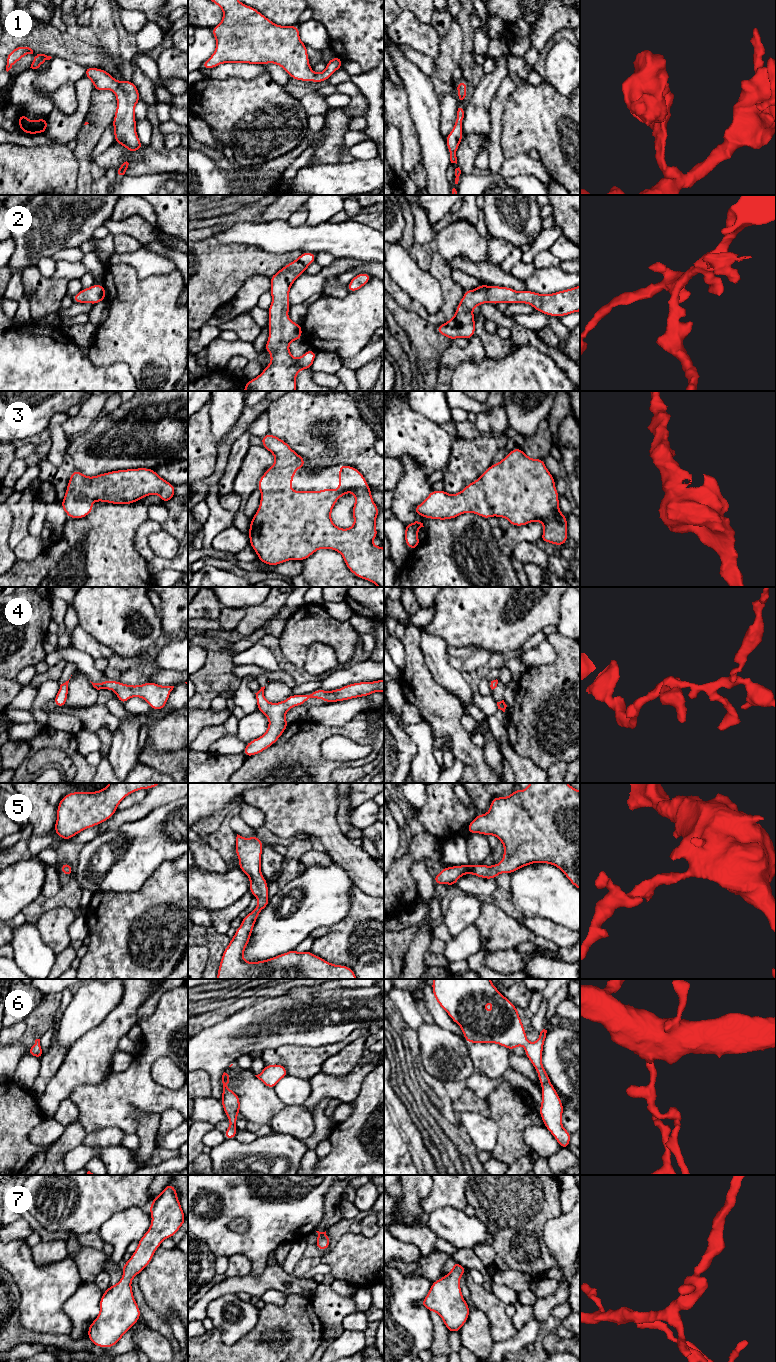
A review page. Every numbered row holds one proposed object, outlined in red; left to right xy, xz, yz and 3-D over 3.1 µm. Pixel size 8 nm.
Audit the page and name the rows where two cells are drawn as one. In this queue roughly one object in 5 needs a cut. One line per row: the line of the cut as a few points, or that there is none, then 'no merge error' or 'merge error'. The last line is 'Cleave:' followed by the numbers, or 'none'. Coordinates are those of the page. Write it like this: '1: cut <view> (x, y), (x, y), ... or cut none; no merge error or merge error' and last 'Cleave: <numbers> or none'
1: cut none; no merge error
2: cut none; no merge error
3: cut none; no merge error
4: cut none; no merge error
5: cut none; no merge error
6: cut none; no merge error
7: cut none; no merge error
Cleave: none

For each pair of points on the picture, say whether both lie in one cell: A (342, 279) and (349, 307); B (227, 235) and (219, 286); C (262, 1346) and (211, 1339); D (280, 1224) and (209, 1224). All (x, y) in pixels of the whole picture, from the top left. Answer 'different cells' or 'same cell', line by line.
A: different cells
B: different cells
C: same cell
D: same cell

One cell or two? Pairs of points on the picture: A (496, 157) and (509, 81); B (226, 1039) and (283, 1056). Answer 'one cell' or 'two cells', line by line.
A: one cell
B: two cells

